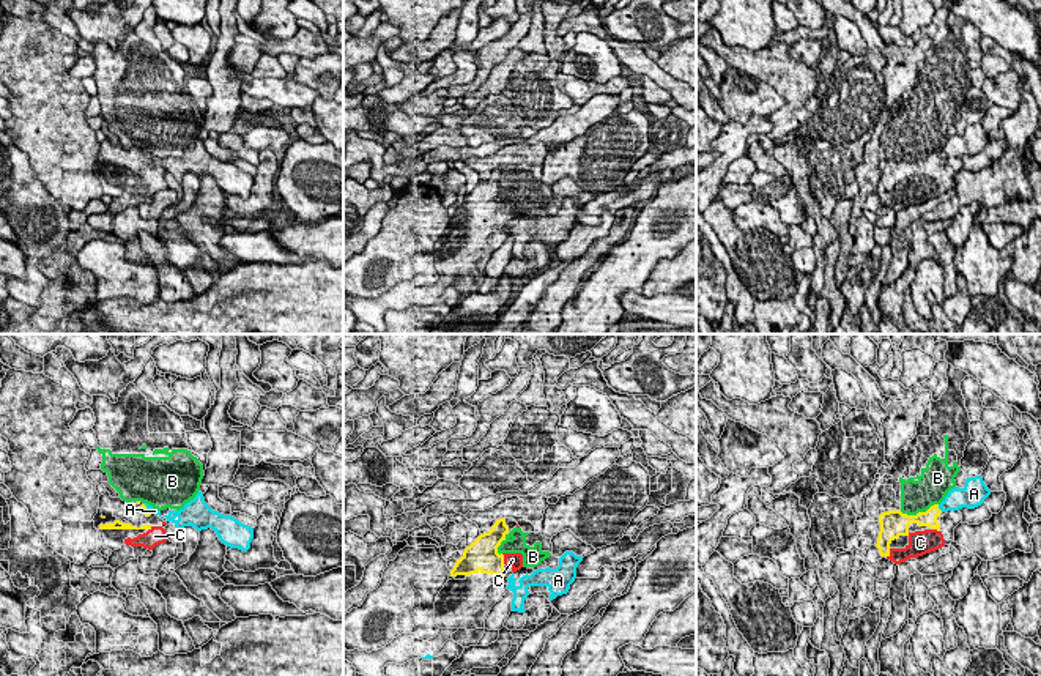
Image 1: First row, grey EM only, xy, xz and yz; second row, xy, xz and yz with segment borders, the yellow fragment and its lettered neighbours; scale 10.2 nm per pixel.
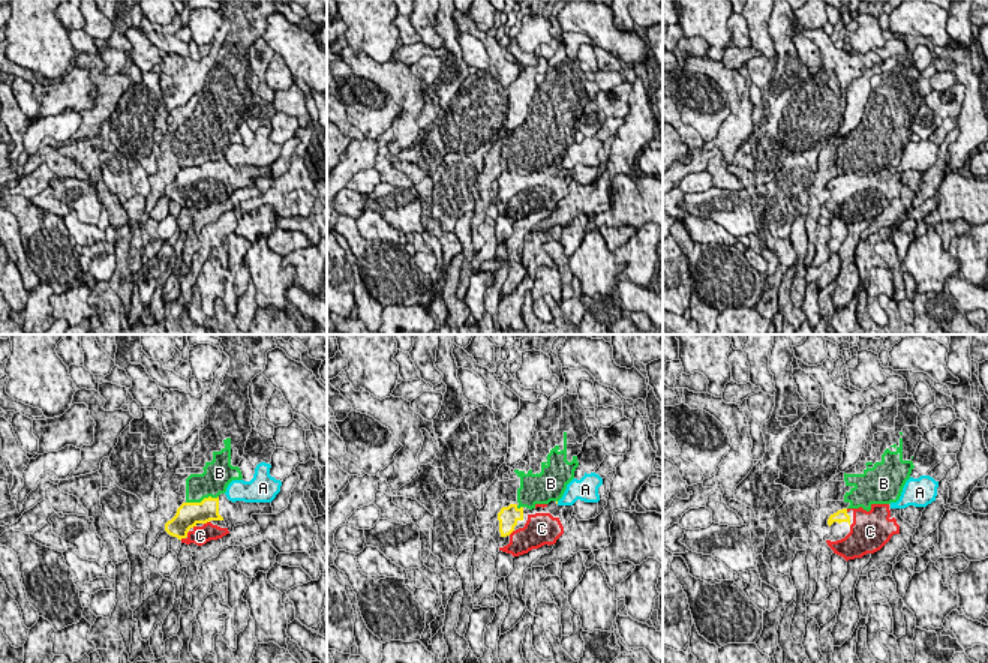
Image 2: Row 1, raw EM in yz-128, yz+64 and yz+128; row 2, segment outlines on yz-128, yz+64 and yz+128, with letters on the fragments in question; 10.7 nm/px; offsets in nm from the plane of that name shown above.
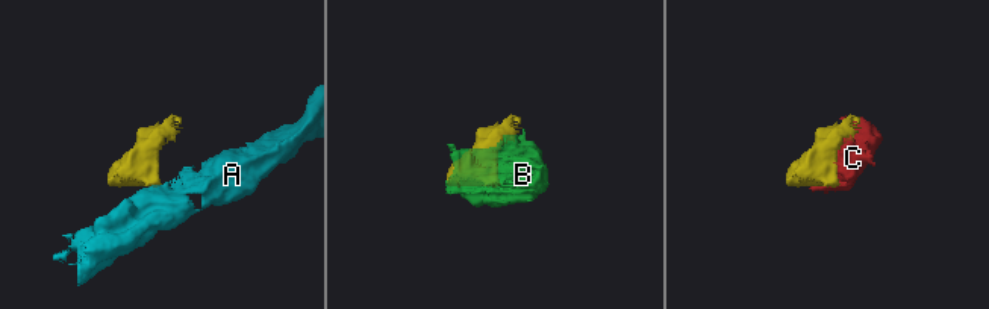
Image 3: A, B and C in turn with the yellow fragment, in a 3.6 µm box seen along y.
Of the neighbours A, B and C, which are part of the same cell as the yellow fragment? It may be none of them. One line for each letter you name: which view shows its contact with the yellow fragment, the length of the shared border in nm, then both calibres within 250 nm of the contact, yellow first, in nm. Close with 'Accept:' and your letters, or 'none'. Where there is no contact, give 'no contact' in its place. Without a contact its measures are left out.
C: xz | 120 nm | 320/160 nm
Accept: C

